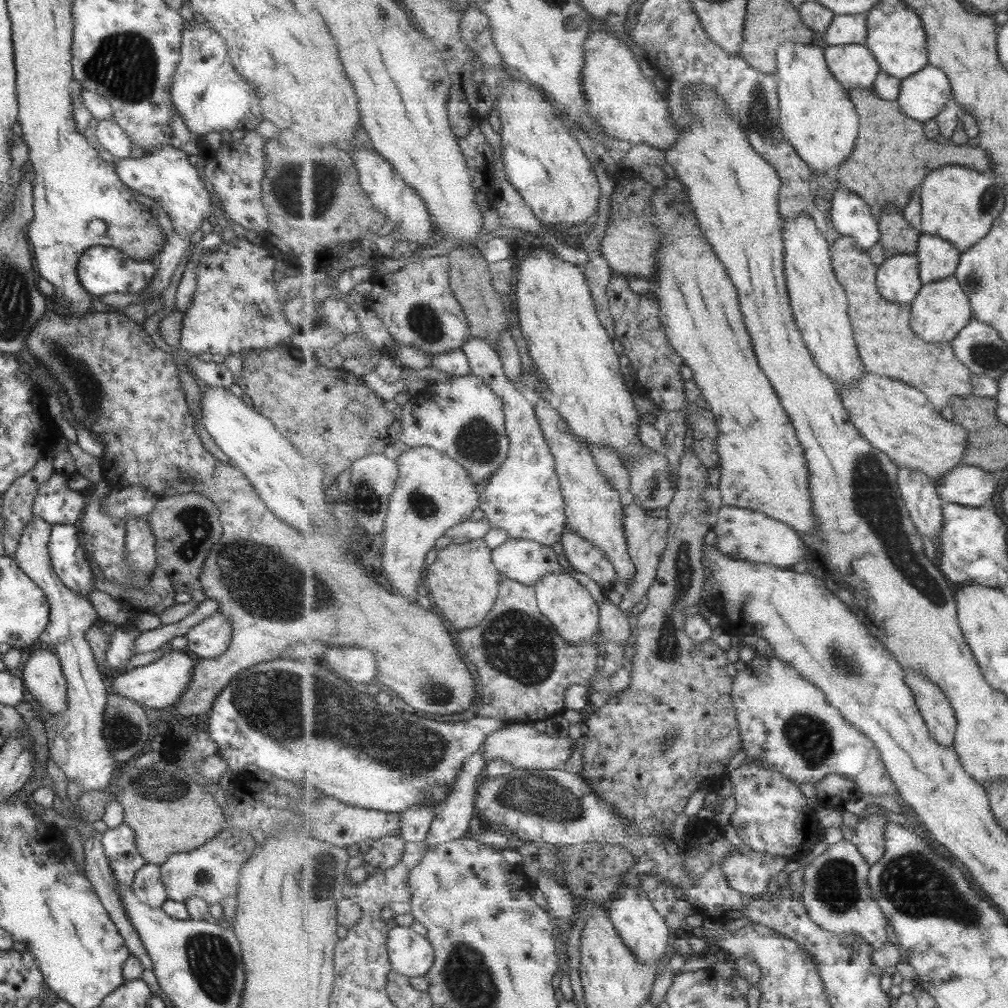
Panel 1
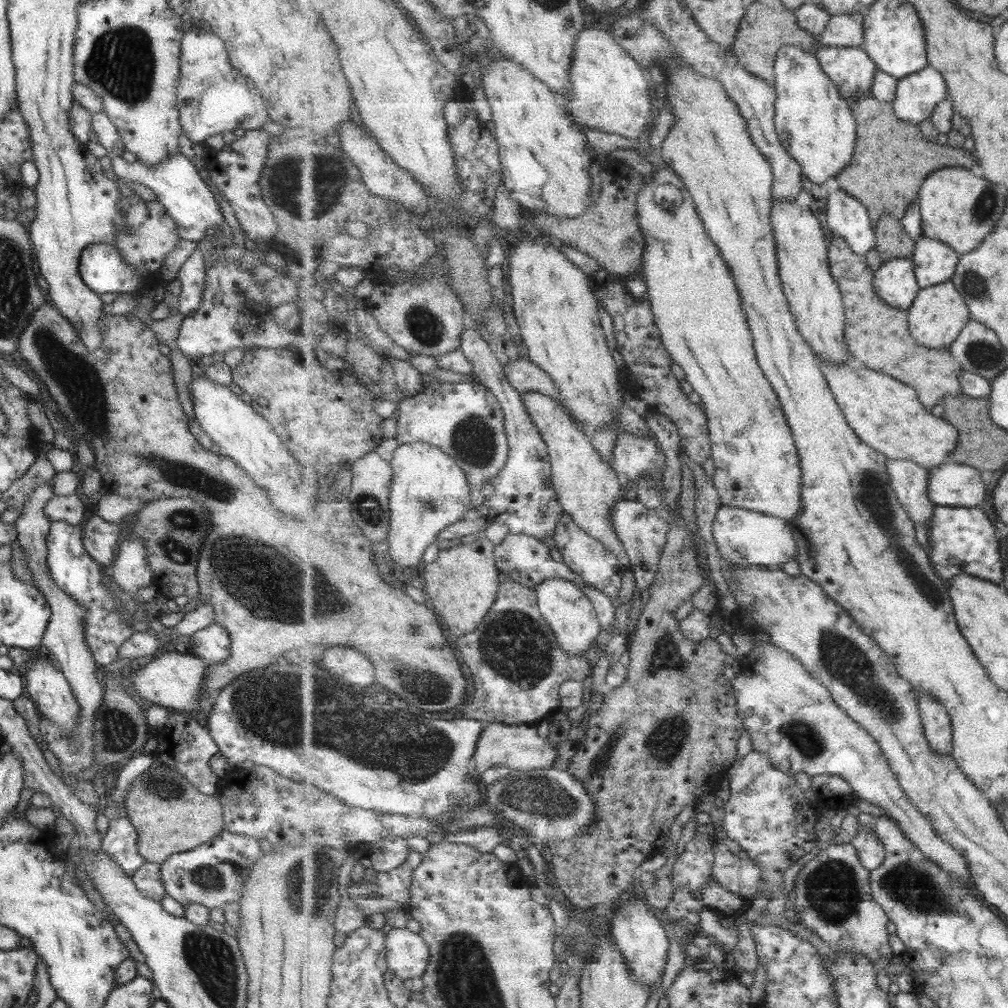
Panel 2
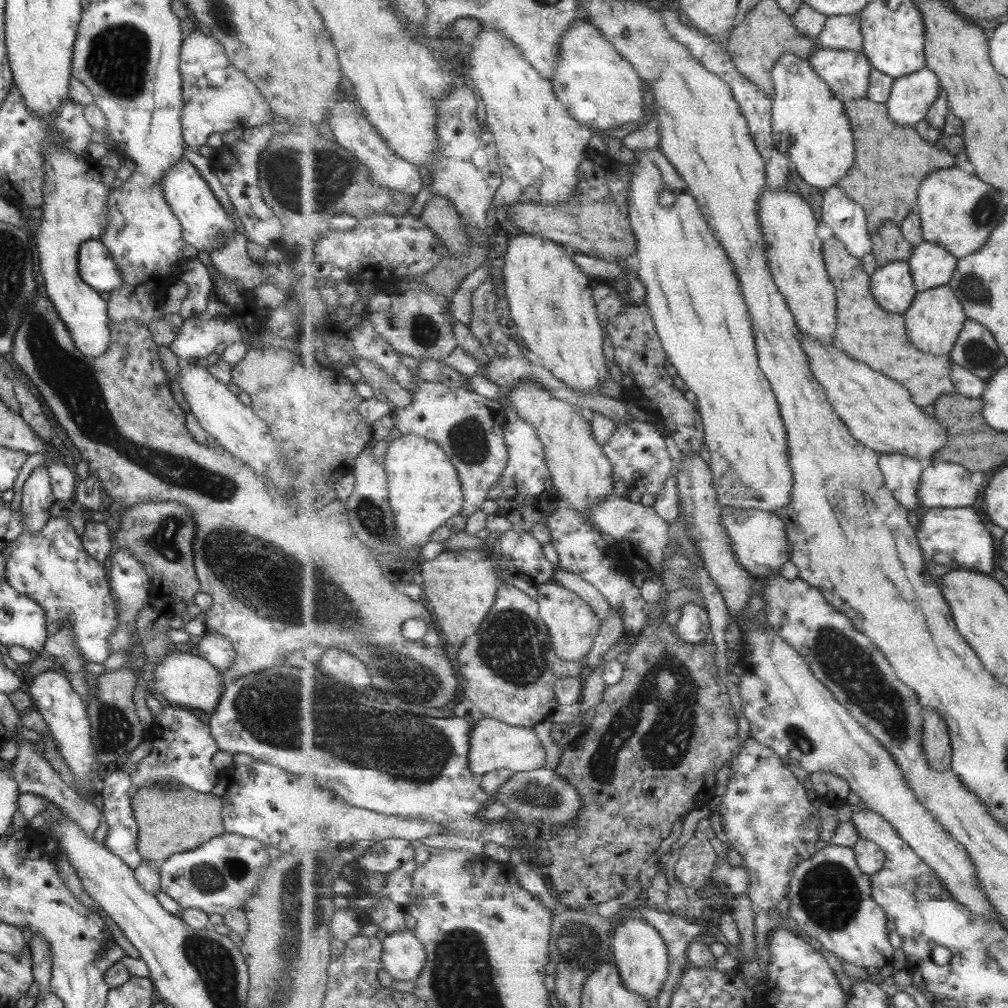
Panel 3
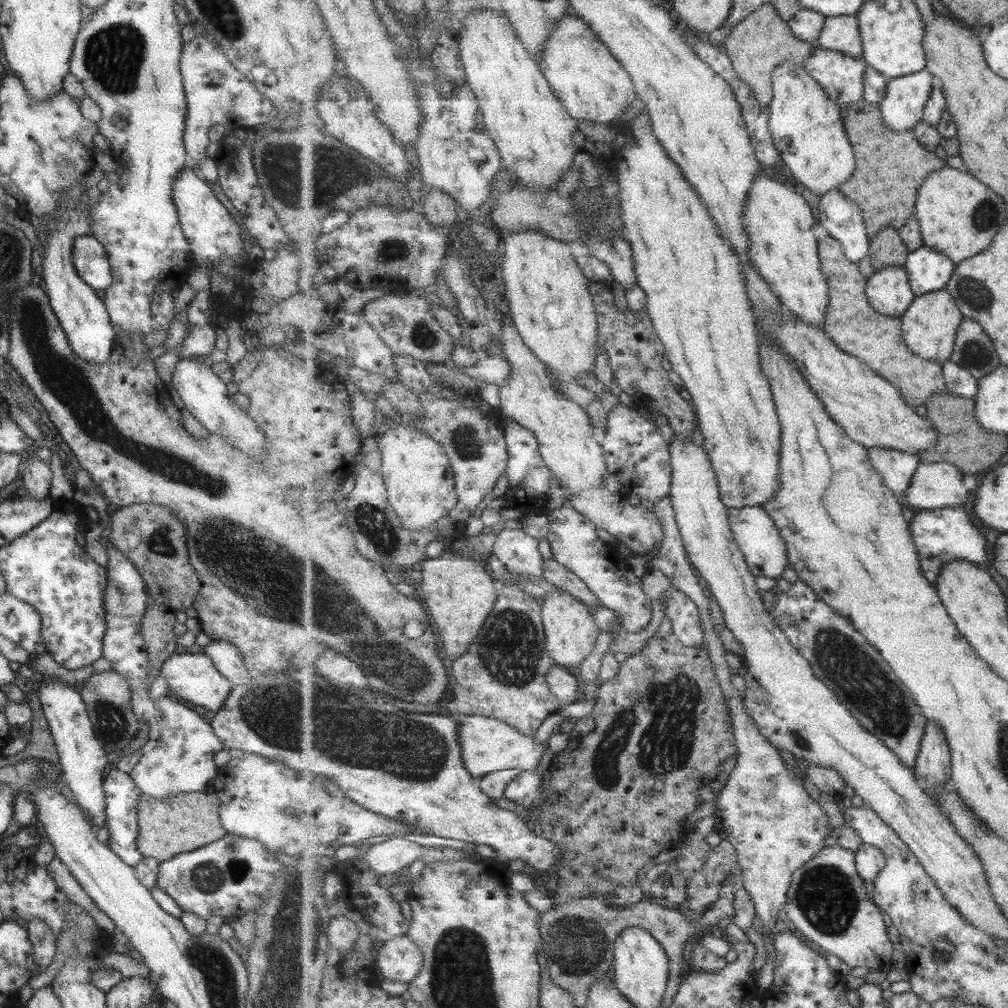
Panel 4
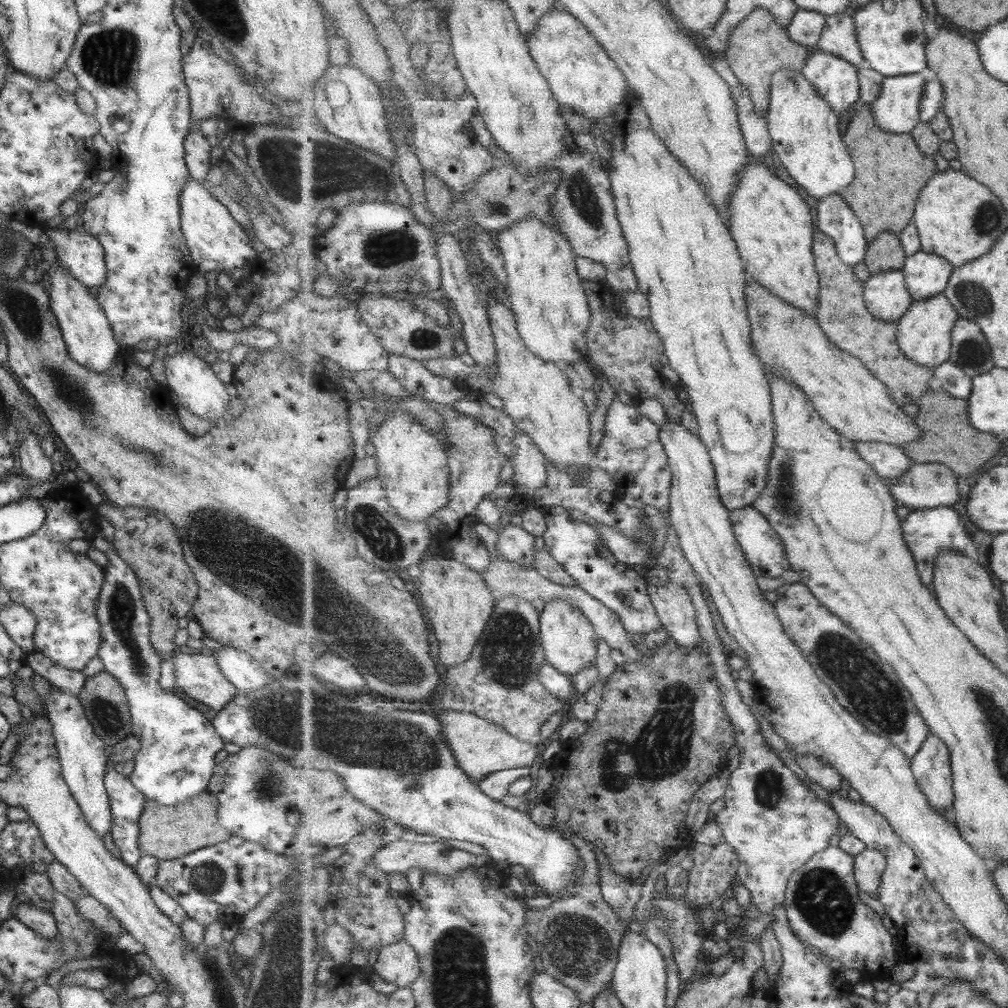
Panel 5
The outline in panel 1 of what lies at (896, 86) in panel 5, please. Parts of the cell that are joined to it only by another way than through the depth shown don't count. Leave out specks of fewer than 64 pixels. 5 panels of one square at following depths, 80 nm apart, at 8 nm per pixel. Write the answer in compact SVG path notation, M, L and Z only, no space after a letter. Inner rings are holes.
M929 64L902 79L898 103L907 116L924 123L939 115L954 98L948 73Z

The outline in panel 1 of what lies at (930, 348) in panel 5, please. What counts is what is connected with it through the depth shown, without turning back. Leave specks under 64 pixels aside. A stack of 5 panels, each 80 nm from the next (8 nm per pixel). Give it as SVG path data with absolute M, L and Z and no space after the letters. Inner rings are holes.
M956 275L921 287L917 299L912 302L912 328L923 341L943 344L953 341L973 319L972 301L964 291Z

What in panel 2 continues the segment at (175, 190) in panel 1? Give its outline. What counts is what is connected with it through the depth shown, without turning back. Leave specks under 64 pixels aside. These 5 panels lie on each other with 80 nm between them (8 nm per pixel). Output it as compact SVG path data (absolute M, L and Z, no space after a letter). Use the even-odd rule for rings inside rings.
M181 153L172 154L165 162L147 168L137 160L127 163L120 156L110 156L110 166L118 178L125 178L129 182L143 184L153 191L158 201L163 205L167 214L177 225L178 237L182 240L199 242L202 238L215 234L224 218L216 197L216 192L207 182L203 173L195 170L191 161Z

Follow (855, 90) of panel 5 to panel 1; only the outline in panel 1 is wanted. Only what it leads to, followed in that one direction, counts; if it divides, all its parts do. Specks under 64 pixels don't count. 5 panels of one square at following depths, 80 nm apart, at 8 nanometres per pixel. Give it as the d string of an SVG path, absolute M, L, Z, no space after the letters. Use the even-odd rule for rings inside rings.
M846 44L841 46L825 46L825 54L829 68L848 92L855 88L869 89L876 83L882 71L880 61L873 56L872 49L867 44Z

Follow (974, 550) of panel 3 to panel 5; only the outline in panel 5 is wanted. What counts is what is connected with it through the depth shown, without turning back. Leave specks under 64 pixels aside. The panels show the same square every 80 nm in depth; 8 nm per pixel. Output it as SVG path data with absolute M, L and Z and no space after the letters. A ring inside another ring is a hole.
M924 508L924 509L911 509L910 513L903 519L904 525L904 537L905 540L908 541L908 547L912 549L913 556L916 557L917 568L921 574L921 581L924 582L925 585L928 585L930 589L933 589L934 582L934 574L936 568L936 560L940 555L941 551L948 551L949 549L953 549L954 551L959 551L963 554L974 555L973 553L973 538L971 536L973 534L969 534L967 530L974 530L971 526L963 526L961 522L967 522L965 520L961 520L961 516L959 516L959 512L957 510L953 510L953 508Z

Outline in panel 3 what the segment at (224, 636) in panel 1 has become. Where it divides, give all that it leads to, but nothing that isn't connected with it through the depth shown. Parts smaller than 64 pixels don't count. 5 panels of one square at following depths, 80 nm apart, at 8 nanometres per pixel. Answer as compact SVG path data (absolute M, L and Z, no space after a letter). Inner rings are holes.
M206 632L201 641L193 646L193 652L204 658L215 670L224 672L233 663L236 652L230 640L216 632Z

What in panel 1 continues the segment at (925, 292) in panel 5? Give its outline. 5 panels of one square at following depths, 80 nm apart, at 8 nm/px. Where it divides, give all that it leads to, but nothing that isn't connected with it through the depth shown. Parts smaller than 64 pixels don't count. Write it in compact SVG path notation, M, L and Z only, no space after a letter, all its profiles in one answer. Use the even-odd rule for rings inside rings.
M922 233L915 255L920 259L921 280L929 284L955 275L962 252L944 237Z

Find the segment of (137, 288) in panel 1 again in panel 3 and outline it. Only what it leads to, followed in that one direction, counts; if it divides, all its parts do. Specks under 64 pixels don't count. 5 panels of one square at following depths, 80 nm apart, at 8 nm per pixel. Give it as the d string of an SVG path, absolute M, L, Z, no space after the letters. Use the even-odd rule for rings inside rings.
M99 239L84 240L77 249L80 279L93 290L109 292L122 285L116 264Z

